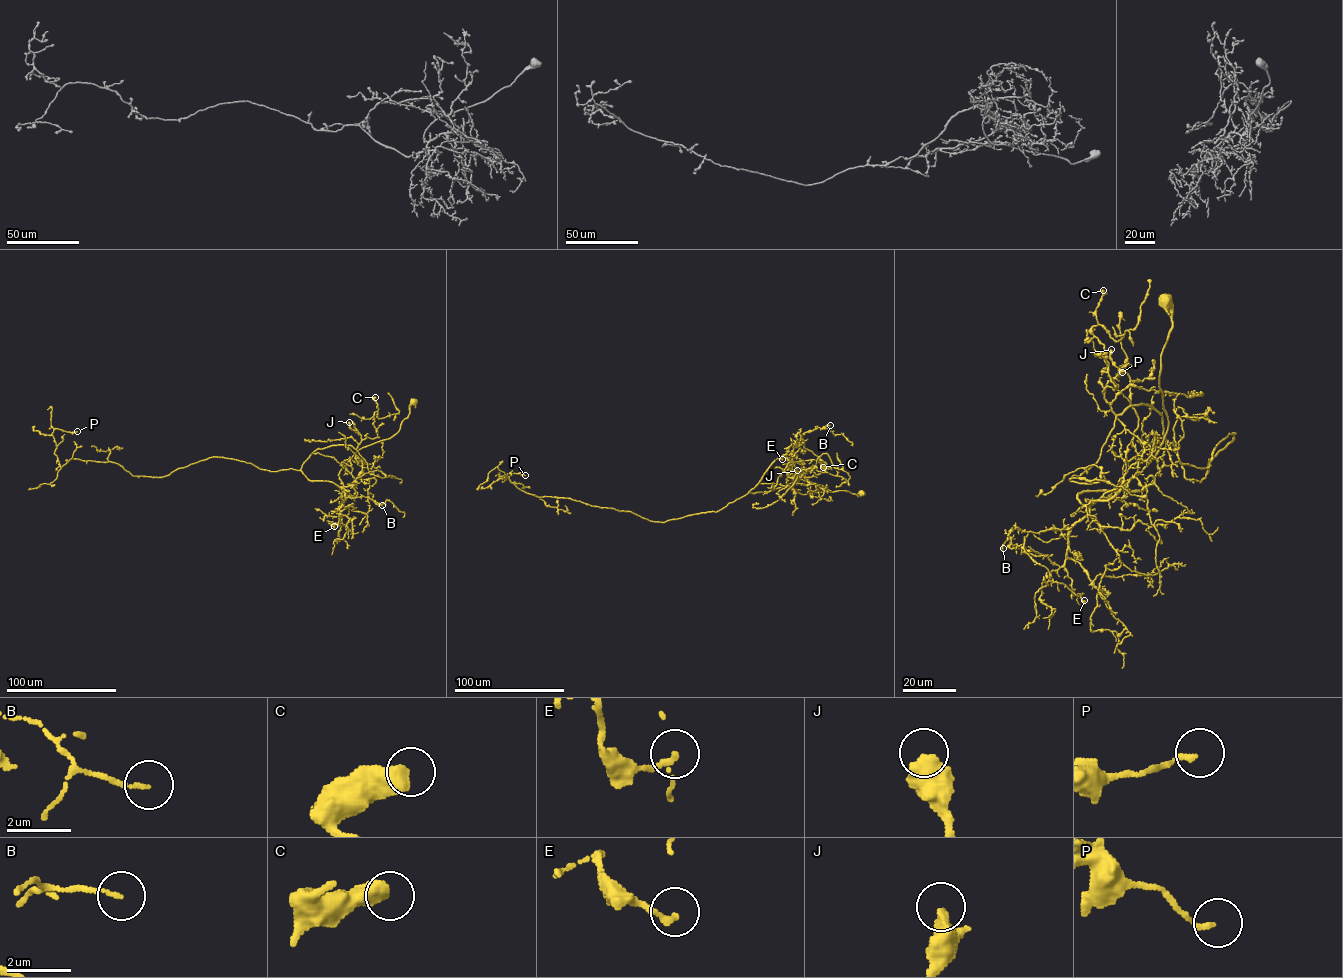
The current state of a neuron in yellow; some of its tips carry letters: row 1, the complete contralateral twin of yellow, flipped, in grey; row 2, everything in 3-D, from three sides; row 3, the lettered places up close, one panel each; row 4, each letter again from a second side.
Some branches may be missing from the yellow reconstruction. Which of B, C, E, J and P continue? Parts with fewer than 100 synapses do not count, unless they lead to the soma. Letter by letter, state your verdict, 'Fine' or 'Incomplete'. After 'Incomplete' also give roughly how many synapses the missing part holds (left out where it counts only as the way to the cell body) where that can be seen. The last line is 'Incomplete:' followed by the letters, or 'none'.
B: Fine
C: Fine
E: Fine
J: Fine
P: Fine
Incomplete: none

